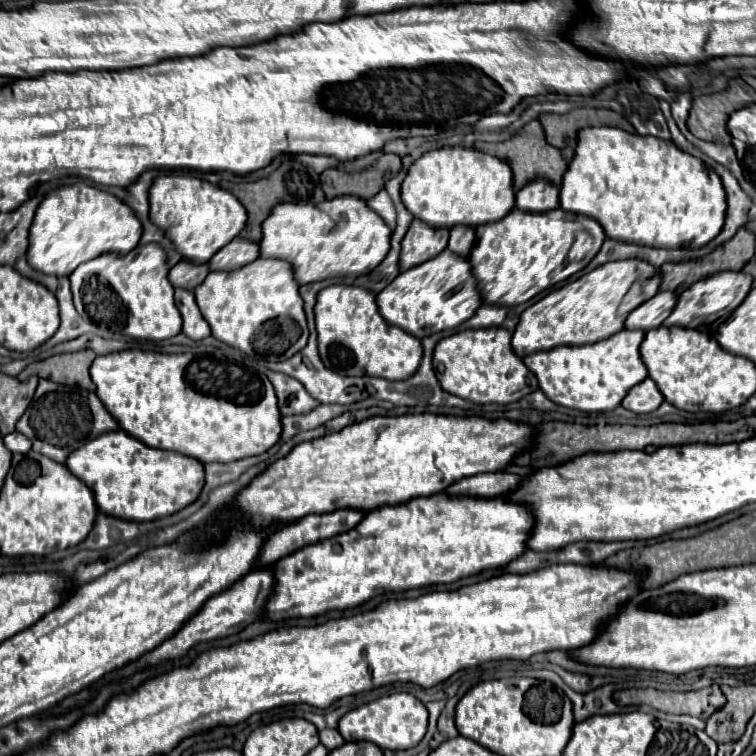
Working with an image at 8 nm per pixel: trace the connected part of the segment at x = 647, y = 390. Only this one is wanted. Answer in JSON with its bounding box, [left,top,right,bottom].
[621,378,665,414]

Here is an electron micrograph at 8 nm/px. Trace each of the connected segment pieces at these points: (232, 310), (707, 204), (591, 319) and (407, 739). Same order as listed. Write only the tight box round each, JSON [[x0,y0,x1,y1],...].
[[195,258,309,362],[559,126,727,248],[513,258,661,358],[337,694,427,750]]

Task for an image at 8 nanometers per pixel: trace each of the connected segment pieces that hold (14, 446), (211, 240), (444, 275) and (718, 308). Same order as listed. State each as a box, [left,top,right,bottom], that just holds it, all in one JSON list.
[[5,432,31,454],[149,176,247,264],[377,248,481,338],[663,272,753,330]]

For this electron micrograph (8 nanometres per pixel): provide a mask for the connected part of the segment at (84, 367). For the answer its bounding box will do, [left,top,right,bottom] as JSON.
[19,350,95,390]

